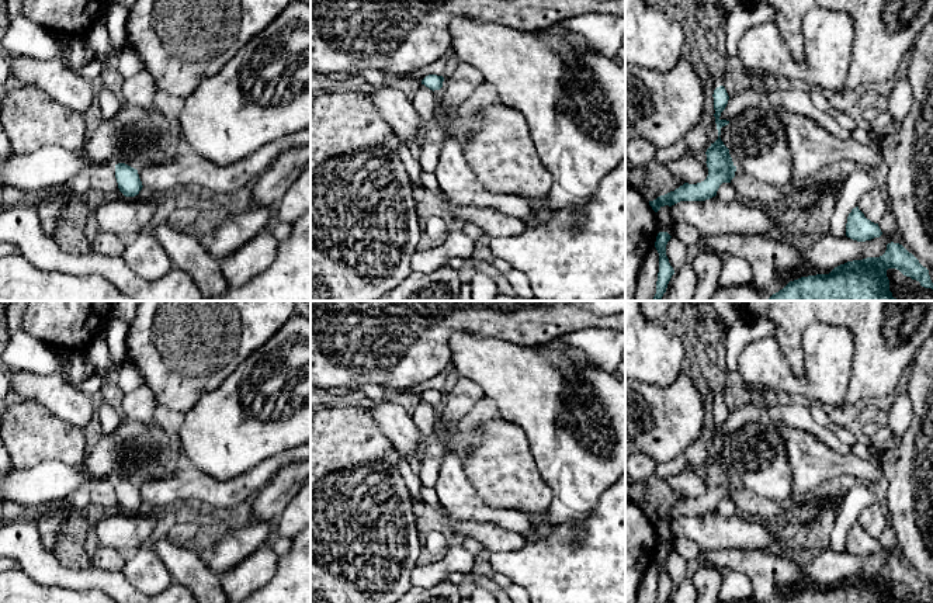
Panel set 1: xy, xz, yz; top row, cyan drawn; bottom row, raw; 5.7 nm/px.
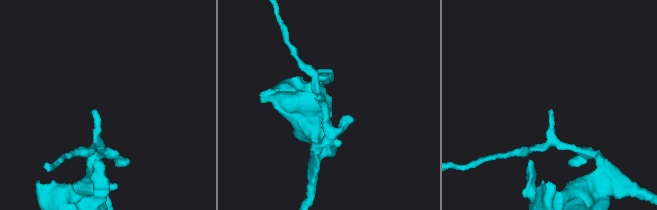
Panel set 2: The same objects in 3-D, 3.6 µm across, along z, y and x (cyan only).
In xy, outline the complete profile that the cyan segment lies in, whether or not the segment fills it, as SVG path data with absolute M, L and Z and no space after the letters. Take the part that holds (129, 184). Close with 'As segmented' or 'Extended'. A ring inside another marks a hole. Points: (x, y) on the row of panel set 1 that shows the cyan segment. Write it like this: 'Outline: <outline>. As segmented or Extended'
Outline: M125 163L115 164L115 179L117 179L119 191L125 197L138 195L143 187L139 179L138 170Z. As segmented

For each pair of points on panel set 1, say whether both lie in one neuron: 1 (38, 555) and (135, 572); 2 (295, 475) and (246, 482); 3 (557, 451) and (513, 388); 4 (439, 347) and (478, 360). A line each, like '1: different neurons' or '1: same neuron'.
1: different neurons
2: different neurons
3: same neuron
4: different neurons

